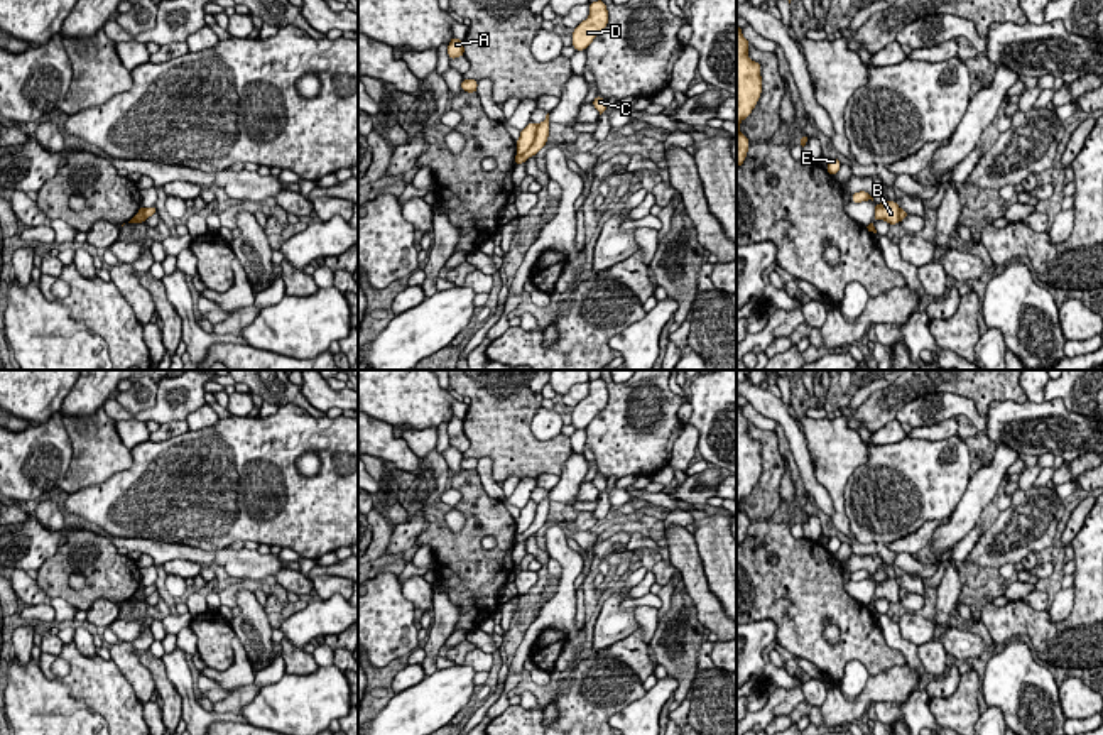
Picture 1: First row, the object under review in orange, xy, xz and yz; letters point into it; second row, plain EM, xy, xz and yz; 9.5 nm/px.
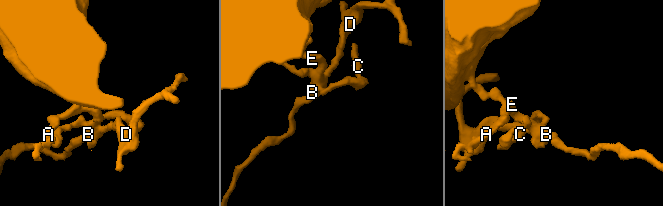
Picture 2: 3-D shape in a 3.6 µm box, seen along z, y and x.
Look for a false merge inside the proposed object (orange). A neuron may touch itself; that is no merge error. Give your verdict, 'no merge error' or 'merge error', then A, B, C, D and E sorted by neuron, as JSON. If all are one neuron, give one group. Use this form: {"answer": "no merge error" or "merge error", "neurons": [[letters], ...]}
{"answer": "merge error", "neurons": [["A", "B", "C", "E"], ["D"]]}

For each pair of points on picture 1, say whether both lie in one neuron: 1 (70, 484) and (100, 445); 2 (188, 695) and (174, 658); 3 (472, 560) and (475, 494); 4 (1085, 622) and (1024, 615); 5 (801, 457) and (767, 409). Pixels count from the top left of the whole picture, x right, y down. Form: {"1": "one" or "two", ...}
{"1": "one", "2": "one", "3": "one", "4": "one", "5": "one"}

